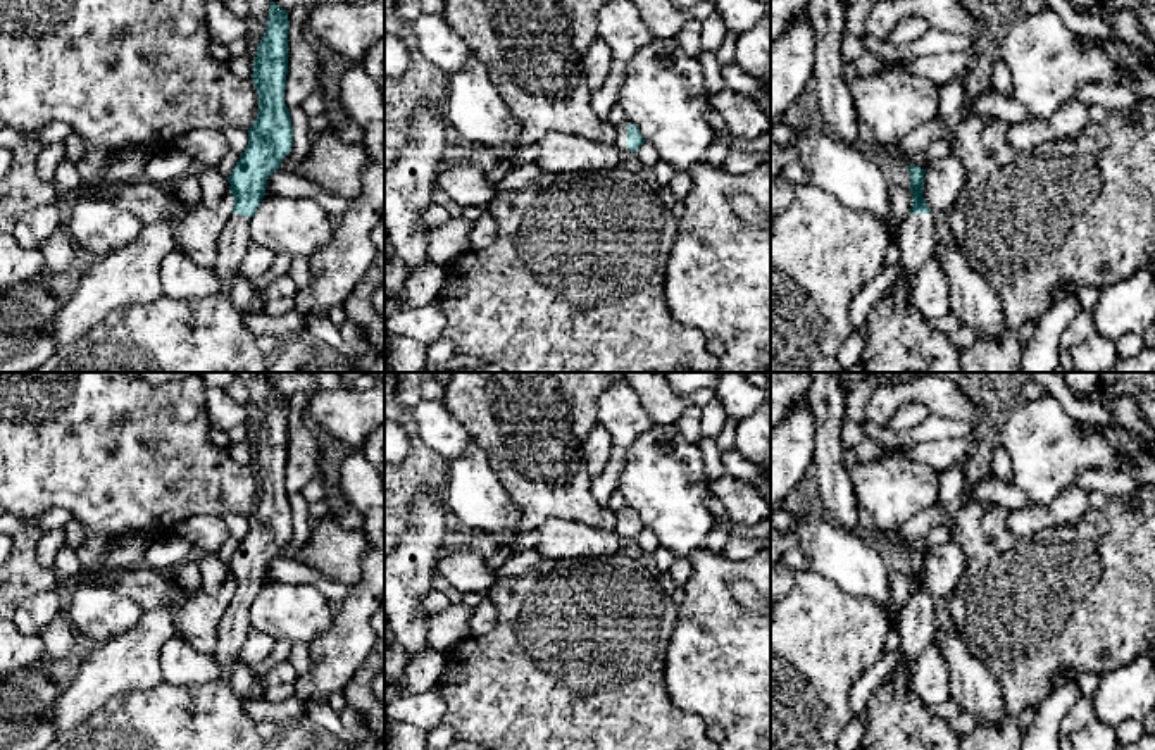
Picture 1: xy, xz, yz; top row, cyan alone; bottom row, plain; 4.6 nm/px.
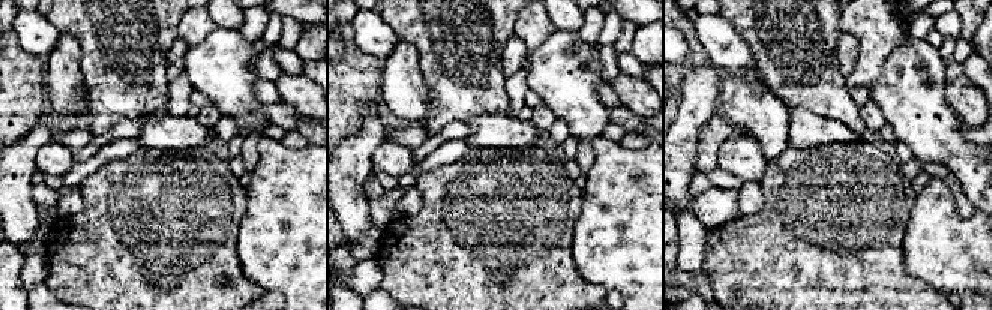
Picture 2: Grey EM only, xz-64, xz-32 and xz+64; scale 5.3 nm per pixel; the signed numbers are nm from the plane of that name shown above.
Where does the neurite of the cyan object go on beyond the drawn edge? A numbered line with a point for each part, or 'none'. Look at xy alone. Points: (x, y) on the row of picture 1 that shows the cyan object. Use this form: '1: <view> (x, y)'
1: xy (233, 242)

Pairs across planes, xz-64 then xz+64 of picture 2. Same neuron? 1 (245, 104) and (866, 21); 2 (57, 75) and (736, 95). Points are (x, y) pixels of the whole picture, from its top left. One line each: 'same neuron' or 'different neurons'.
1: different neurons
2: same neuron

